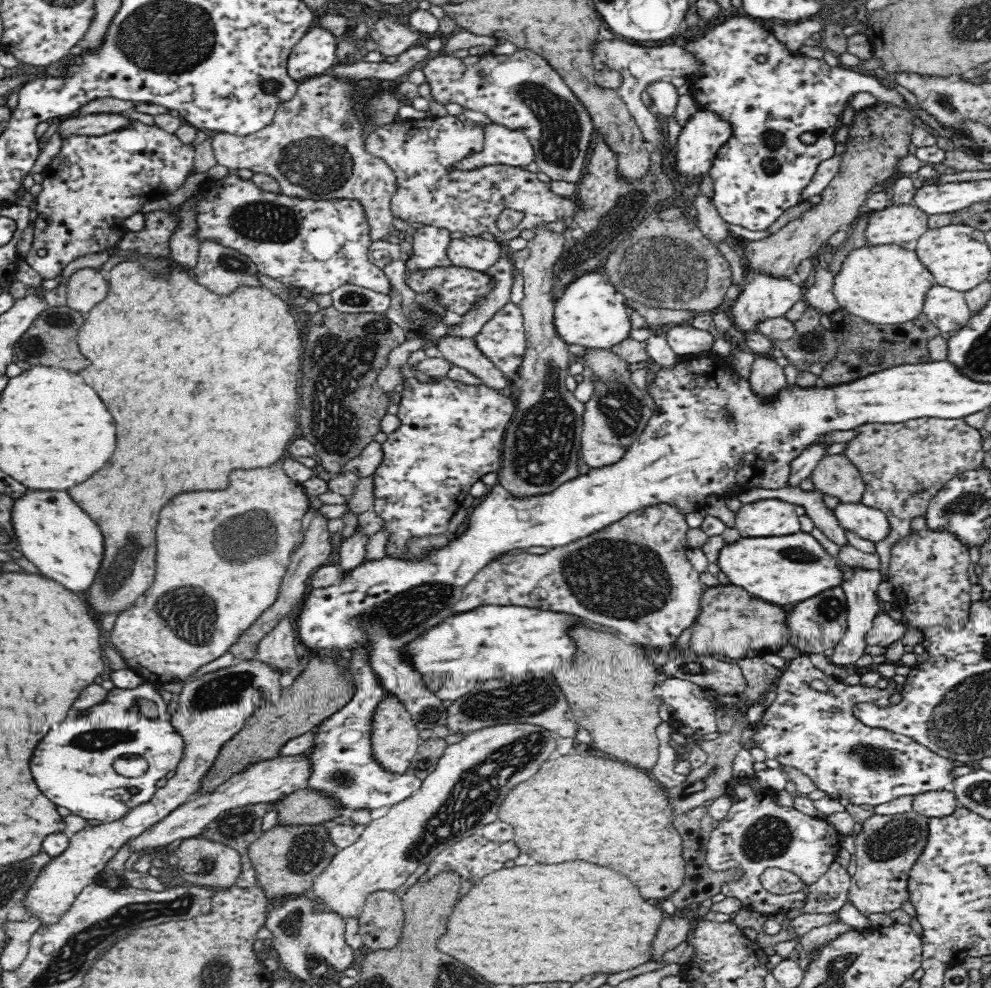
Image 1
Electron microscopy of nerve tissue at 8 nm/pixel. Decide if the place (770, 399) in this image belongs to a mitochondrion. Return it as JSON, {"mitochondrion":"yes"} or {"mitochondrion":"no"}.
{"mitochondrion":"no"}

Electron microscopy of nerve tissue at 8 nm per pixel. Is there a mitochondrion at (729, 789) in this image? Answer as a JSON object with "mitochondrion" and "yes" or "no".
{"mitochondrion":"no"}

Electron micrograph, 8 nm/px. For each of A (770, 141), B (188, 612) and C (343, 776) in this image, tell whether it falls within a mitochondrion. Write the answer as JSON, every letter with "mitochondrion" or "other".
{"A":"mitochondrion","B":"mitochondrion","C":"mitochondrion"}

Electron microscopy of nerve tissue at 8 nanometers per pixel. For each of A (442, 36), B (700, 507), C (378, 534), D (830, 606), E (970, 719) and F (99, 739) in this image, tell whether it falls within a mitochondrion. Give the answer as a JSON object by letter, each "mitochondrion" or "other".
{"A":"other","B":"other","C":"other","D":"mitochondrion","E":"mitochondrion","F":"mitochondrion"}

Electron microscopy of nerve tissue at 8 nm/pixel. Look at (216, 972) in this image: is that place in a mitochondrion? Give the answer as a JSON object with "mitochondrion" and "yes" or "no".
{"mitochondrion":"yes"}

